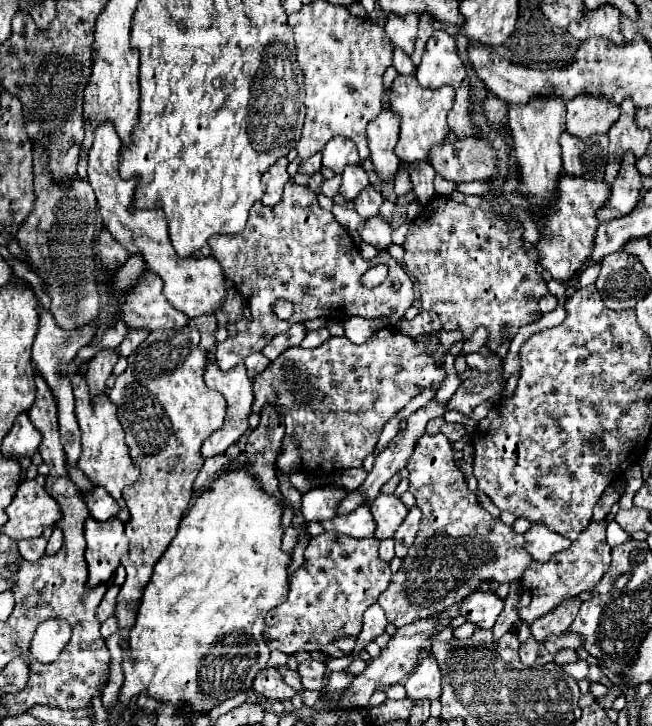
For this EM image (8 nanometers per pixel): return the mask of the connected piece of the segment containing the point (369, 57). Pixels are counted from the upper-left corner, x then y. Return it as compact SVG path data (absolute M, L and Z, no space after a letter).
M313 1L289 15L289 29L295 37L297 63L305 75L307 117L297 143L299 157L307 159L319 153L329 139L343 135L357 145L361 159L367 159L365 127L381 111L383 73L393 57L389 37L383 27L351 15L341 5L325 5L325 1Z

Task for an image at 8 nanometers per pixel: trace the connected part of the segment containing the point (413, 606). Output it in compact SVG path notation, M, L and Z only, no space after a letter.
M443 433L421 435L421 441L417 441L417 449L413 449L413 457L409 459L407 471L409 471L409 493L413 493L417 505L423 511L419 533L415 537L415 579L407 573L407 567L401 567L377 601L383 607L389 623L393 623L395 627L403 627L415 619L435 617L447 611L451 605L459 603L469 593L473 593L477 583L483 579L495 579L499 583L519 579L533 561L533 557L529 557L525 549L523 535L515 533L501 519L495 519L489 511L485 511L479 505L477 495L467 489L465 475L455 465L451 443Z

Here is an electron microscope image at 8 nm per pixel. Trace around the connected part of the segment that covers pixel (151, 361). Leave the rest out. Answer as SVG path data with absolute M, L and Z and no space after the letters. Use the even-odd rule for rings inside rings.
M195 327L183 329L157 329L151 331L149 337L127 357L127 369L117 377L115 385L109 391L109 399L117 405L117 415L125 431L125 441L129 445L129 453L133 461L137 461L141 475L139 479L123 493L131 519L125 523L125 533L129 537L129 555L121 561L127 569L127 579L119 593L117 603L117 619L123 629L131 629L135 623L135 605L141 599L143 587L151 579L153 567L159 557L165 553L169 543L173 541L177 527L183 519L183 513L189 507L193 481L203 467L201 445L203 441L217 429L221 429L225 421L225 397L213 389L207 389L203 375L207 365L207 351L199 347L201 335Z

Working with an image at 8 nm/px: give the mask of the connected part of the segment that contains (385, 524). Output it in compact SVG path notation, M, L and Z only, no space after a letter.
M381 493L369 505L369 509L371 509L371 513L375 517L375 523L377 523L377 531L375 531L375 537L377 539L393 537L393 533L397 531L397 527L407 517L407 507L395 495L383 495Z

